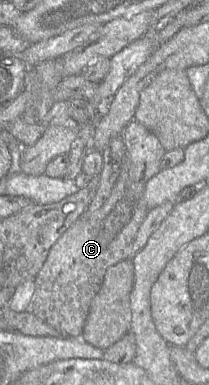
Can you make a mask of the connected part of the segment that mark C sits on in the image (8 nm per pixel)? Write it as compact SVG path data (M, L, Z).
M134 119L123 129L122 138L129 158L127 179L117 179L104 204L88 218L80 216L60 236L51 247L45 263L34 279L35 292L29 311L65 337L81 337L91 302L100 289L106 270L122 260L132 259L135 255L133 243L149 211L144 200L145 185L149 179L161 171L160 164L166 151L154 133Z

